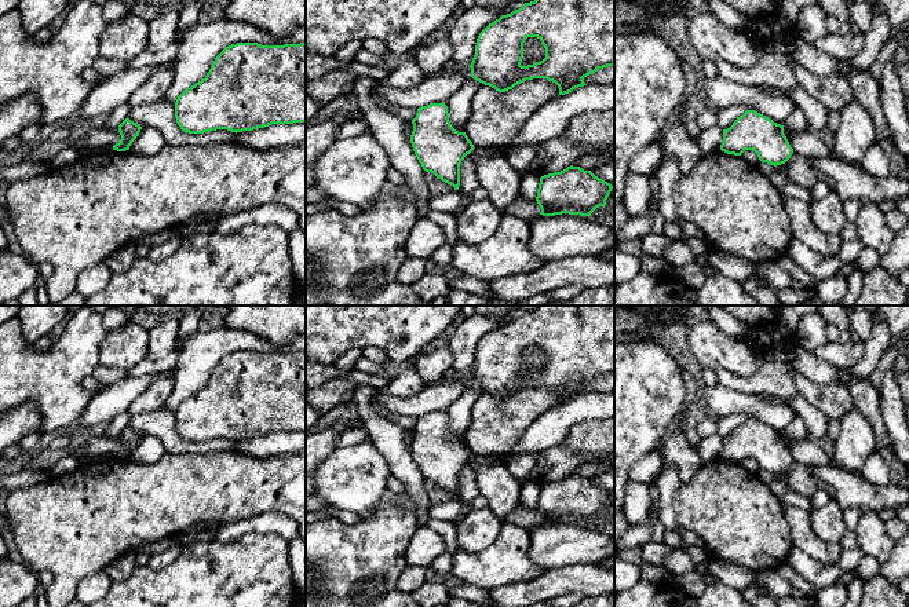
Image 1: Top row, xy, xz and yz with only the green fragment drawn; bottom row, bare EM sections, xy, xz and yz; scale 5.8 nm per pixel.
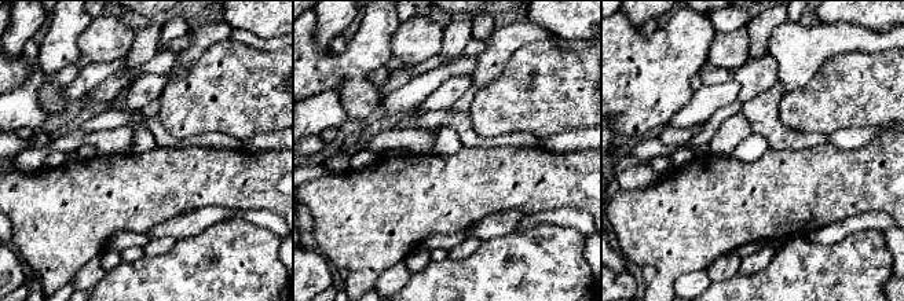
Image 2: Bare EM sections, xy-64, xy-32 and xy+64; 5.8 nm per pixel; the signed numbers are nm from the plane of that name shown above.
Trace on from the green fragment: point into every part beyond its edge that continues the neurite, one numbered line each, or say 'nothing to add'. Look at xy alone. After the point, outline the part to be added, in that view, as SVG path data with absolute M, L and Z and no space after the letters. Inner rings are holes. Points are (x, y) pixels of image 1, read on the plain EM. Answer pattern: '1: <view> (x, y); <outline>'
nothing to add

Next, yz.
1: yz (708, 449); M718 434L702 438L696 445L696 451L701 457L702 462L709 462L712 460L720 458L723 450L723 438Z

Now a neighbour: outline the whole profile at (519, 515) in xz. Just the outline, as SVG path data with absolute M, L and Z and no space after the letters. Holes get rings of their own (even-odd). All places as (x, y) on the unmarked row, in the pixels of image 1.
M521 502L507 515L504 523L518 524L530 530L534 524L540 523L541 518L537 509L527 509Z

